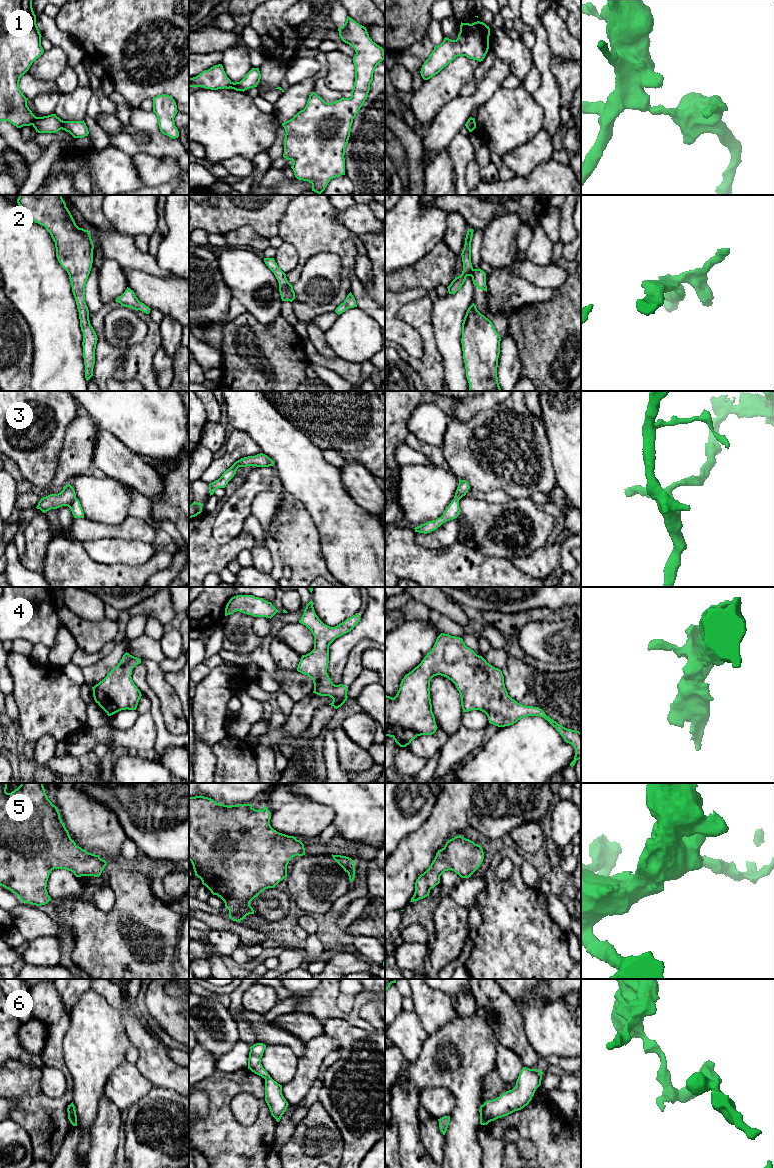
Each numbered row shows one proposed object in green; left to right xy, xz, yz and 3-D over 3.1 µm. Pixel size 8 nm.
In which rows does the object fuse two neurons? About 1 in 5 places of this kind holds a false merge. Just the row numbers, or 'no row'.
1, 3, 6

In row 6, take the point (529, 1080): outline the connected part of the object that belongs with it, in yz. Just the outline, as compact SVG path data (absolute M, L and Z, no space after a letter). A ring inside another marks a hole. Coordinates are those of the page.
M523 1067L516 1086L499 1097L484 1102L485 1124L523 1109L529 1104L536 1089L541 1085L543 1072Z

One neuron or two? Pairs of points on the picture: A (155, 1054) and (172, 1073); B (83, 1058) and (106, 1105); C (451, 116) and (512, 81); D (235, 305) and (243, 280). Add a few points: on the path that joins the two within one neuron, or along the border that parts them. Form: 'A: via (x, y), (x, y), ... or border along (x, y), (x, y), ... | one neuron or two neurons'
A: via (158, 1059), (167, 1068) | one neuron
B: border along (103, 1094), (94, 1118) | two neurons
C: border along (511, 73), (501, 86) | two neurons
D: border along (233, 298), (236, 298), (247, 311) | two neurons

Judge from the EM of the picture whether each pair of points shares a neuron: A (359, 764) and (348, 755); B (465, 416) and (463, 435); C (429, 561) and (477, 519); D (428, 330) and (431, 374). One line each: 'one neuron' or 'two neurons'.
A: one neuron
B: two neurons
C: two neurons
D: one neuron

